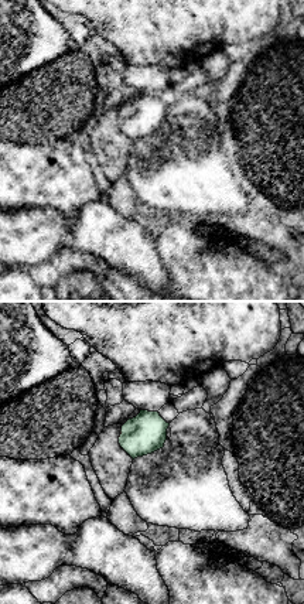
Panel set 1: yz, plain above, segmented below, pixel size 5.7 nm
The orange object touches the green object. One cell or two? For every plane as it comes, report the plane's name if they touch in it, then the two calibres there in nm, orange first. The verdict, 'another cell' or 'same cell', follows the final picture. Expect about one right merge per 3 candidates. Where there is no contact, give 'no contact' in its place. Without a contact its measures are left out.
yz | 20/220 nm

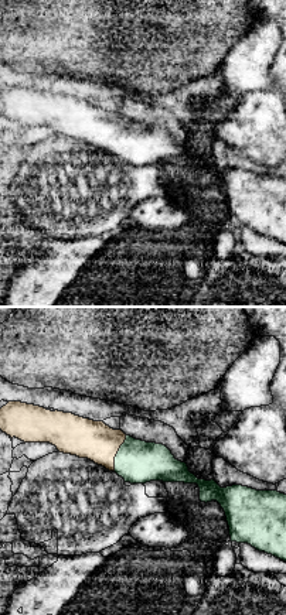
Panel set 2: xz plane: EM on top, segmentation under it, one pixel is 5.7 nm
xz | 220/240 nm

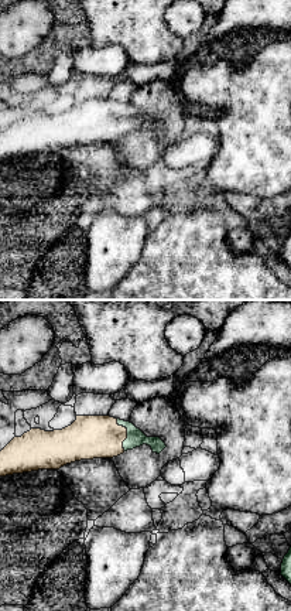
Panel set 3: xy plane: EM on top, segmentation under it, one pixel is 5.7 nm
xy | 240/100 nm

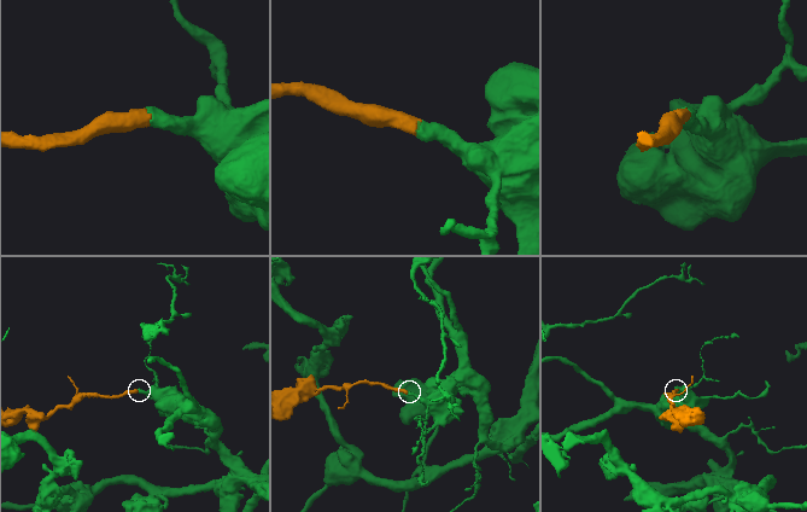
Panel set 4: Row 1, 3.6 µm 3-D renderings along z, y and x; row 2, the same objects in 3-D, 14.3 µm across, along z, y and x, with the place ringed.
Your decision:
same cell

